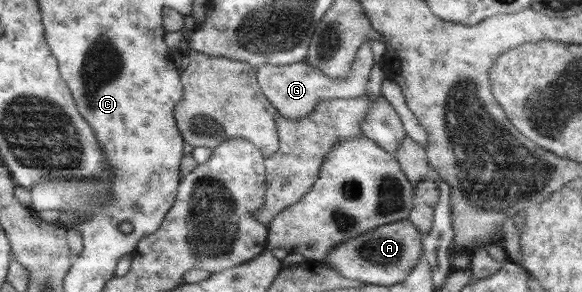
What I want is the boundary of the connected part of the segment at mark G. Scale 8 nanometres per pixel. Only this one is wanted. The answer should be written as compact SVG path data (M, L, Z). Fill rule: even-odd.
M366 41L361 44L353 61L353 67L349 69L349 75L345 75L343 79L333 79L321 72L321 69L313 67L313 65L309 65L304 61L286 65L262 63L257 68L256 77L263 95L269 100L269 103L276 109L278 114L289 118L289 120L297 120L297 118L310 116L311 112L315 111L315 108L320 103L334 99L356 98L367 95L369 74L371 74L374 63L371 43Z

